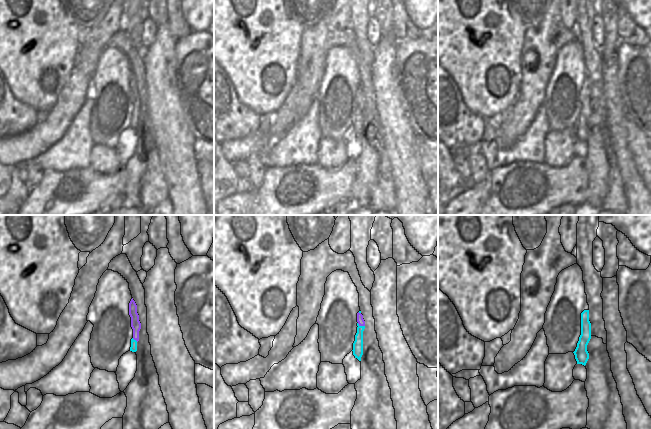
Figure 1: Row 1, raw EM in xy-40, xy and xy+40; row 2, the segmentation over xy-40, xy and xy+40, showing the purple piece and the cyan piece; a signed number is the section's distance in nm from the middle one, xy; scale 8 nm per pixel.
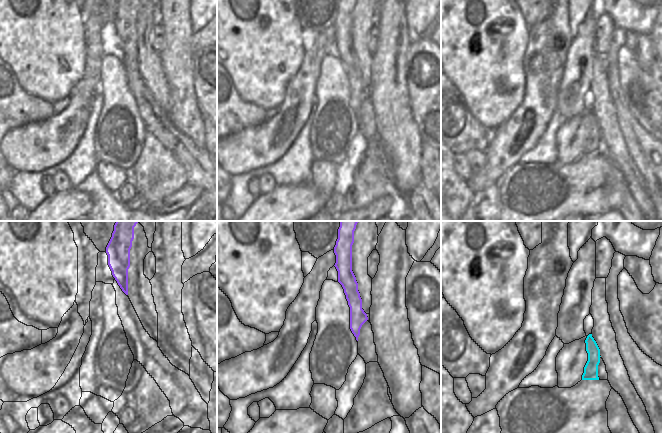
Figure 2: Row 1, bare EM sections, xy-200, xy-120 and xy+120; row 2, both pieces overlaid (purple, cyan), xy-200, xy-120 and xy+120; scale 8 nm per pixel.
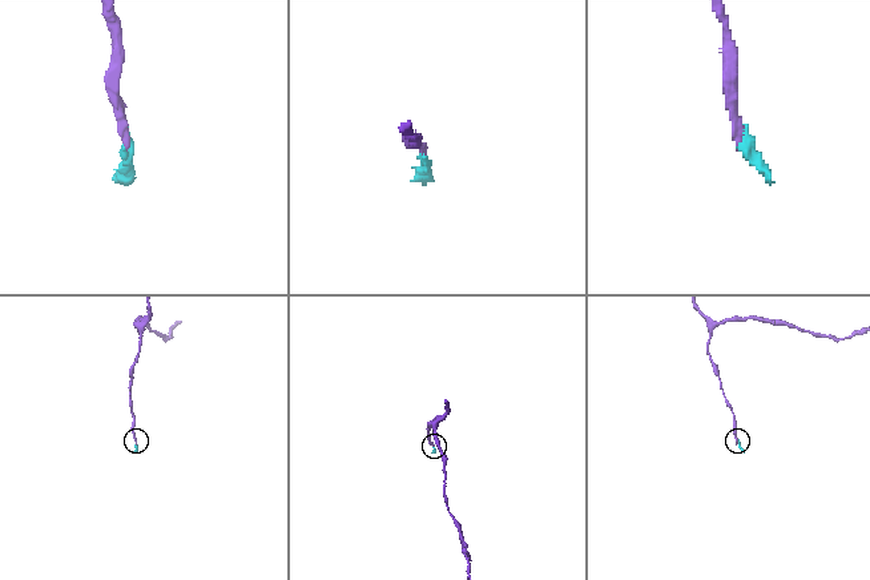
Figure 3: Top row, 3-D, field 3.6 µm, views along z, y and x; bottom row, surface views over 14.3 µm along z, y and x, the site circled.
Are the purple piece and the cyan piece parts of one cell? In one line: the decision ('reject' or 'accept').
accept

